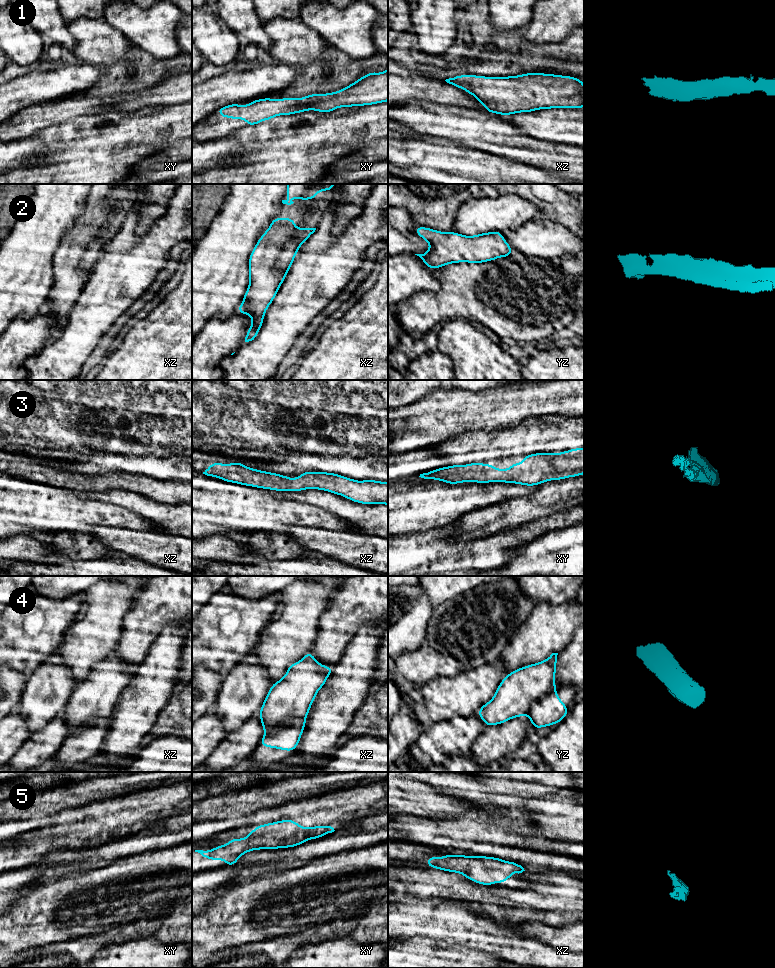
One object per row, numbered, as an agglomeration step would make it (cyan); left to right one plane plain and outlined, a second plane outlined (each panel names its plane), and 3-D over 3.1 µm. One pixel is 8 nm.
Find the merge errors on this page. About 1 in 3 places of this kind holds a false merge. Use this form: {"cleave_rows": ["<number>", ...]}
{"cleave_rows": ["4"]}

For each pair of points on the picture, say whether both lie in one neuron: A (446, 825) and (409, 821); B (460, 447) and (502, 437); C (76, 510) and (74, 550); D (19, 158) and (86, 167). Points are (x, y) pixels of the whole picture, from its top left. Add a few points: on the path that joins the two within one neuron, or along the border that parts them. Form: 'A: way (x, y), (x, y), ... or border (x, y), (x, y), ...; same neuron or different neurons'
A: way (437, 825), (418, 824); same neuron
B: way (470, 446), (474, 443), (492, 442); same neuron
C: border (72, 532), (85, 533); different neurons
D: border (30, 165), (16, 167), (10, 171); different neurons

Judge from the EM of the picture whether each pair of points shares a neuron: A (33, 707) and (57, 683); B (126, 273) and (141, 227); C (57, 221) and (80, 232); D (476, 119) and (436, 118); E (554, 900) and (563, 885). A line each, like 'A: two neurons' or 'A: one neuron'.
A: one neuron
B: two neurons
C: two neurons
D: one neuron
E: one neuron

